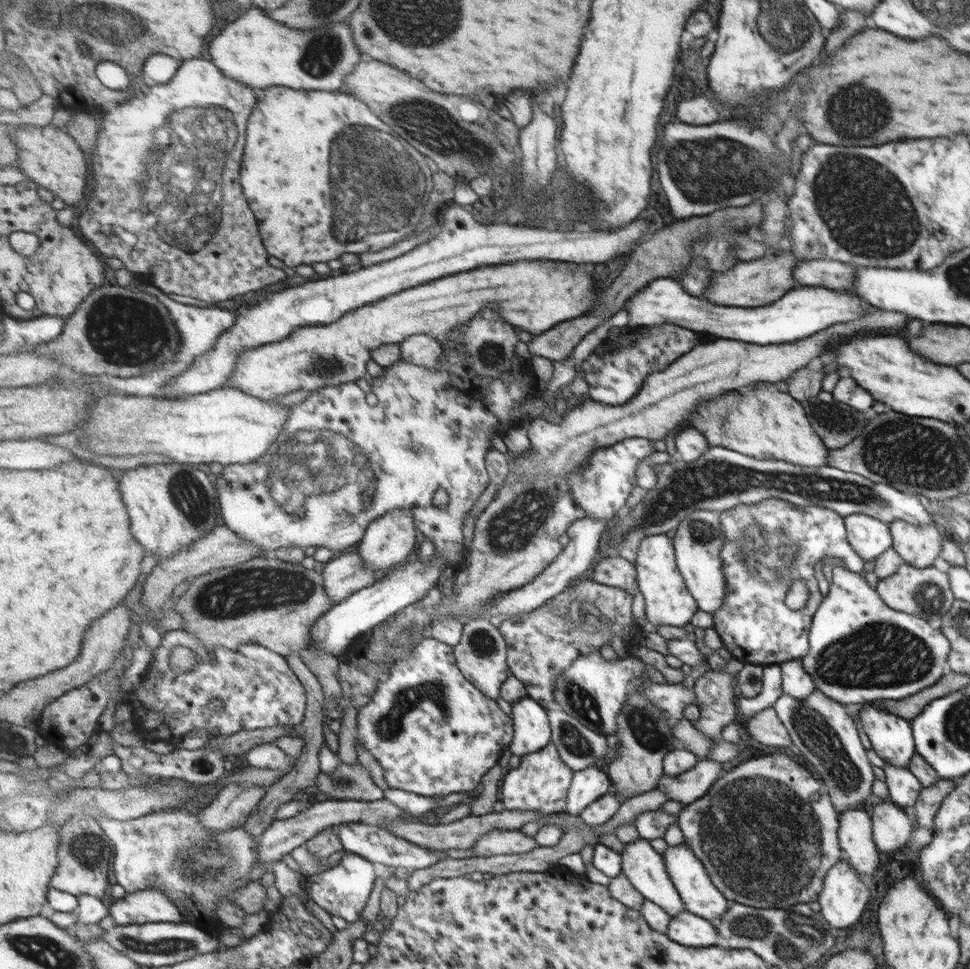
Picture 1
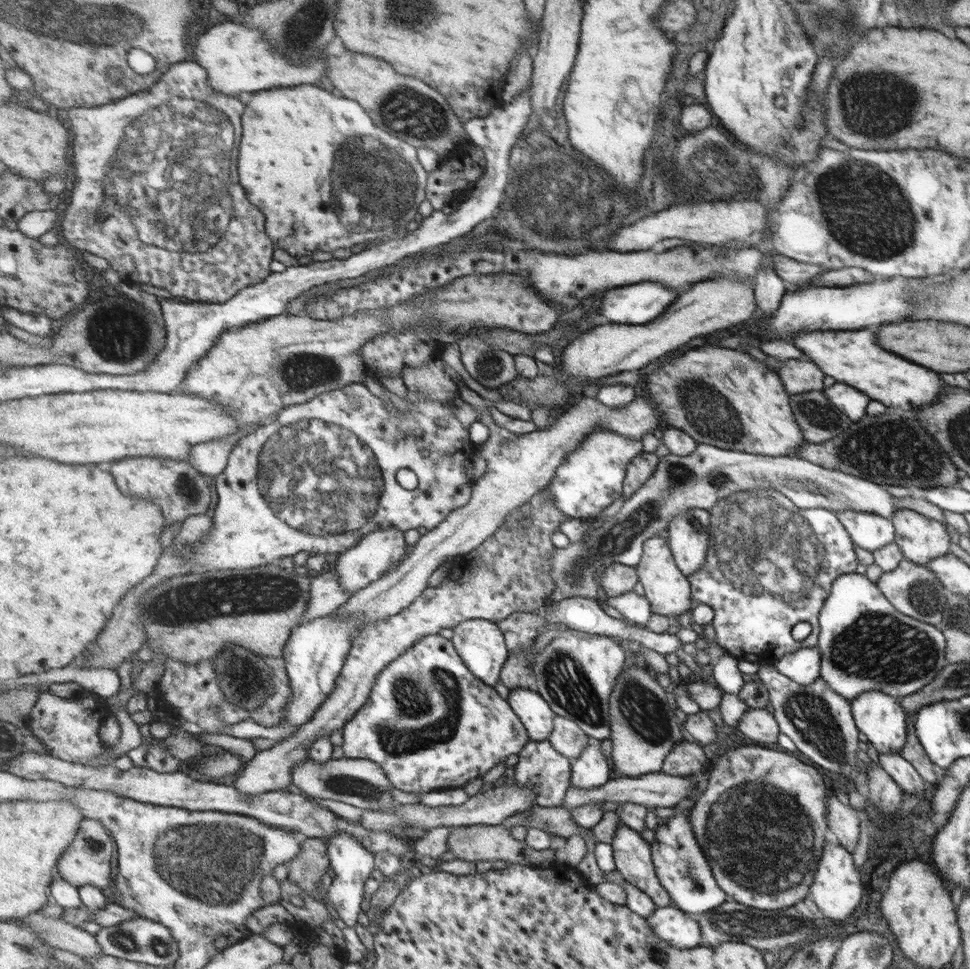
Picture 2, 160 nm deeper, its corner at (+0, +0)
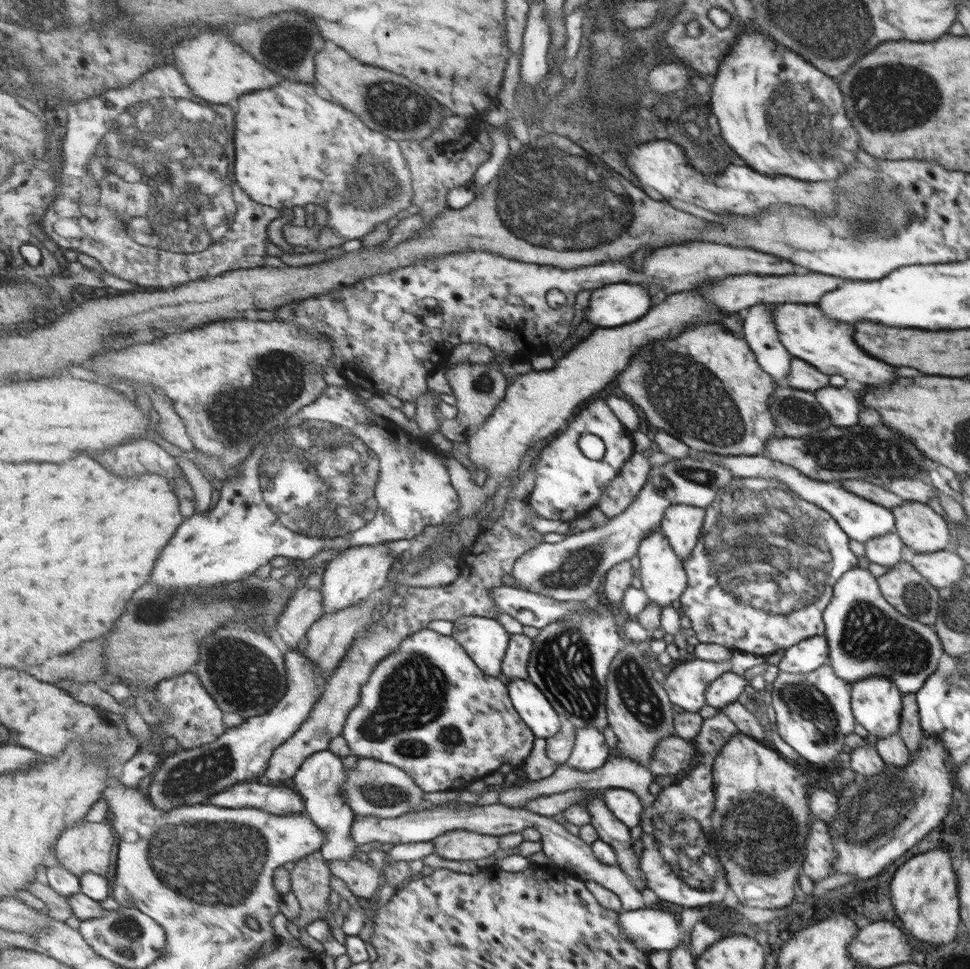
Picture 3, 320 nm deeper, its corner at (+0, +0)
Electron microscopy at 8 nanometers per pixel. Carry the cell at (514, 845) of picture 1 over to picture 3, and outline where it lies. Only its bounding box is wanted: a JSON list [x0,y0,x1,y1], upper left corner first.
[432,830,502,861]

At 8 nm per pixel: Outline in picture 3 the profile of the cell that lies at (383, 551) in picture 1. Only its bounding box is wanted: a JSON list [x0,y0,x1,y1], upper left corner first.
[322,542,395,614]

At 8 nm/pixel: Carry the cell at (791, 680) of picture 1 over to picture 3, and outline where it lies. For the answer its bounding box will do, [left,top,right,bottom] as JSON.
[777,635,827,673]

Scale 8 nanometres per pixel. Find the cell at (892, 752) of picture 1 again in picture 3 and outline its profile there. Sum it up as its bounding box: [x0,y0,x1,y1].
[849,675,902,739]

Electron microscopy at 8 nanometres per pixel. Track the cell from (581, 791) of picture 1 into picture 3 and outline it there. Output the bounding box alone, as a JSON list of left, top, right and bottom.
[568,726,612,773]

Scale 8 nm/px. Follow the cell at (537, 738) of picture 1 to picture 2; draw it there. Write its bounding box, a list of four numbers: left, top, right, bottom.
[509,687,556,741]

